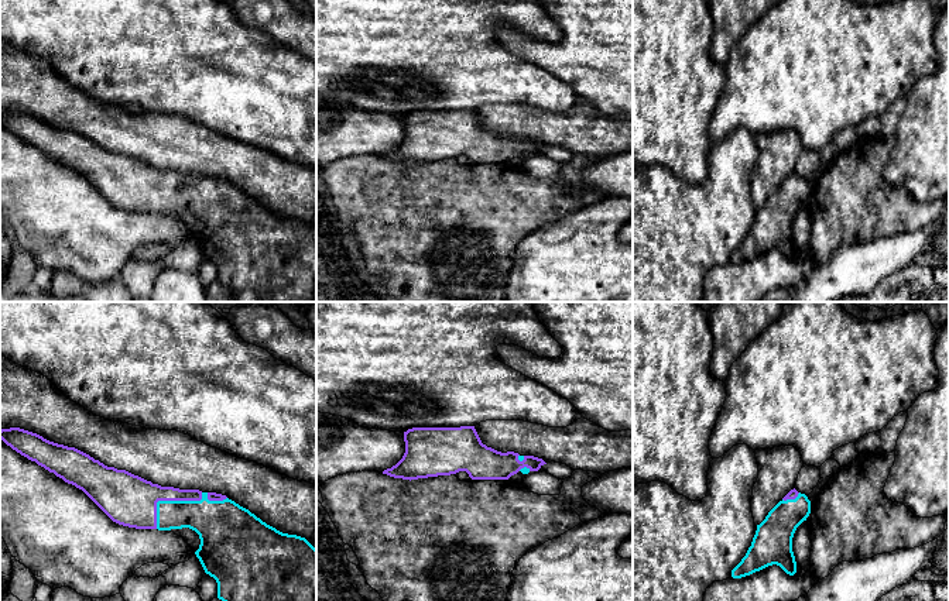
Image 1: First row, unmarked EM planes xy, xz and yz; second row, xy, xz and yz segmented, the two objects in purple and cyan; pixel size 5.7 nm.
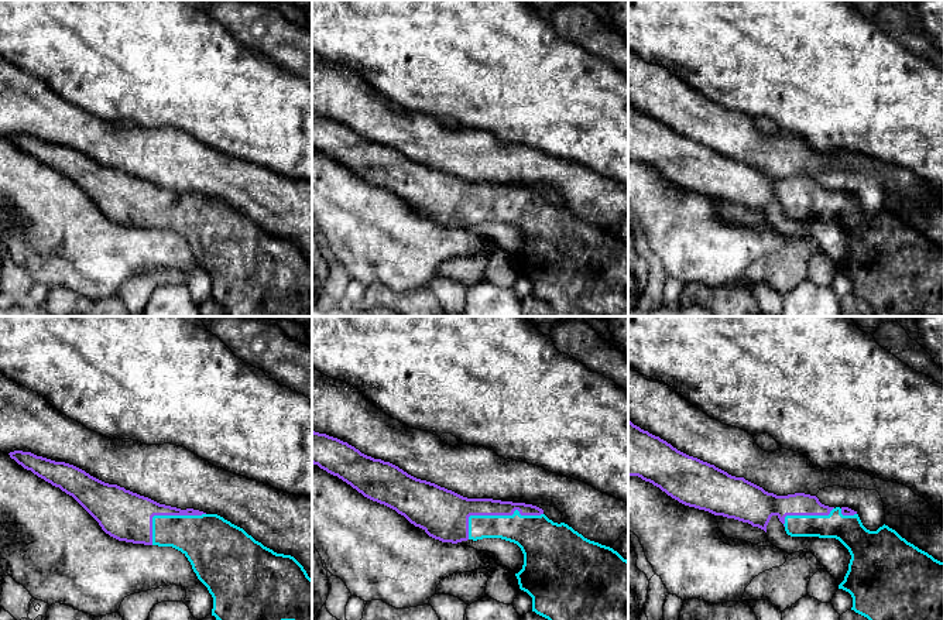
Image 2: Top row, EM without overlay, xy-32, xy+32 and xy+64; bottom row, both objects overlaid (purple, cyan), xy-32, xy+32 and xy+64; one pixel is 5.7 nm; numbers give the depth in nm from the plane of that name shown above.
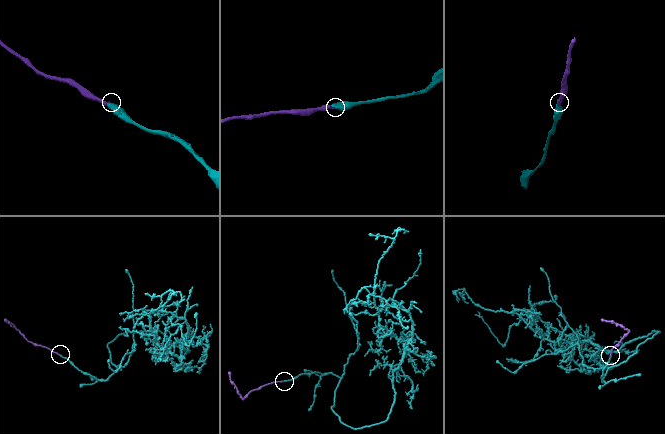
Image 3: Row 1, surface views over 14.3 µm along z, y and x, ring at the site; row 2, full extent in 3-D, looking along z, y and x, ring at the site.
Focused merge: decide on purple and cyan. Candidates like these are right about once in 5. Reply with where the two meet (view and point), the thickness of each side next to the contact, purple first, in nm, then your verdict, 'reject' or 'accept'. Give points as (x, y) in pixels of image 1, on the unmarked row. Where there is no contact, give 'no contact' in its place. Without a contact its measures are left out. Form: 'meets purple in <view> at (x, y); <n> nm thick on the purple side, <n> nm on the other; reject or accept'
meets purple in xy at (168, 184); 300 nm thick on the purple side, 200 nm on the other; accept

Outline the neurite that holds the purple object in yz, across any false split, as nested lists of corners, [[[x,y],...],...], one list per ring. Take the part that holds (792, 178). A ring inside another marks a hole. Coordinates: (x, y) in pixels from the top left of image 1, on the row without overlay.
[[[795,172],[791,174],[757,209],[751,230],[732,254],[732,261],[741,262],[772,248],[794,260],[796,245],[792,236],[792,221],[809,198],[811,185],[808,181]]]

